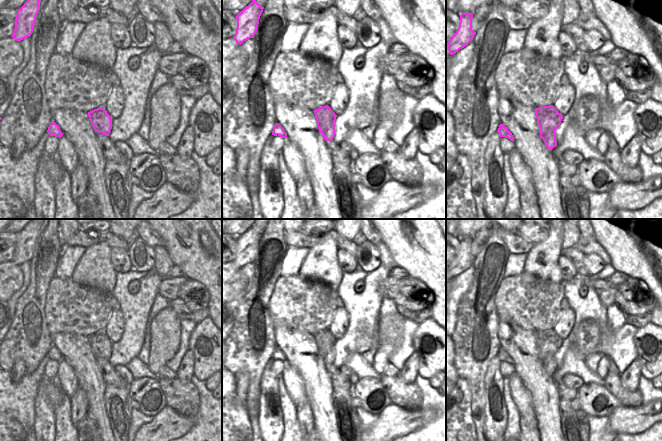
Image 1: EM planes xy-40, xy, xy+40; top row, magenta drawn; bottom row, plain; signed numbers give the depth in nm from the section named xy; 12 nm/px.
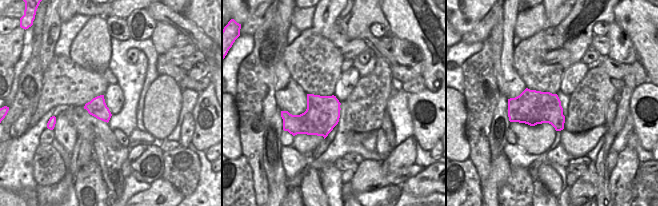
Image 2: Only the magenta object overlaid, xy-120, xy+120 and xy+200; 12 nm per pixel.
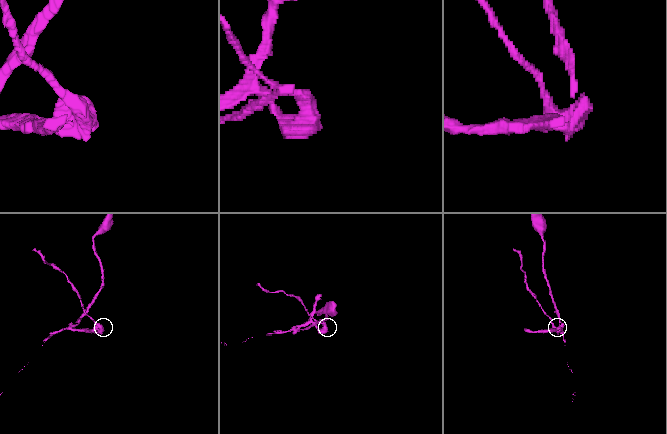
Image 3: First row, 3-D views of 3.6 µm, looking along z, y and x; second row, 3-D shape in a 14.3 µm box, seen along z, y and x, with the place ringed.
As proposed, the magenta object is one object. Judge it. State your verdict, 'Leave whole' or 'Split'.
Split.

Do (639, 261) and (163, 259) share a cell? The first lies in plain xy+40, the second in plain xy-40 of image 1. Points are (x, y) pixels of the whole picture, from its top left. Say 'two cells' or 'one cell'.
two cells

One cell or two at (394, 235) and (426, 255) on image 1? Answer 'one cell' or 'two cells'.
one cell

